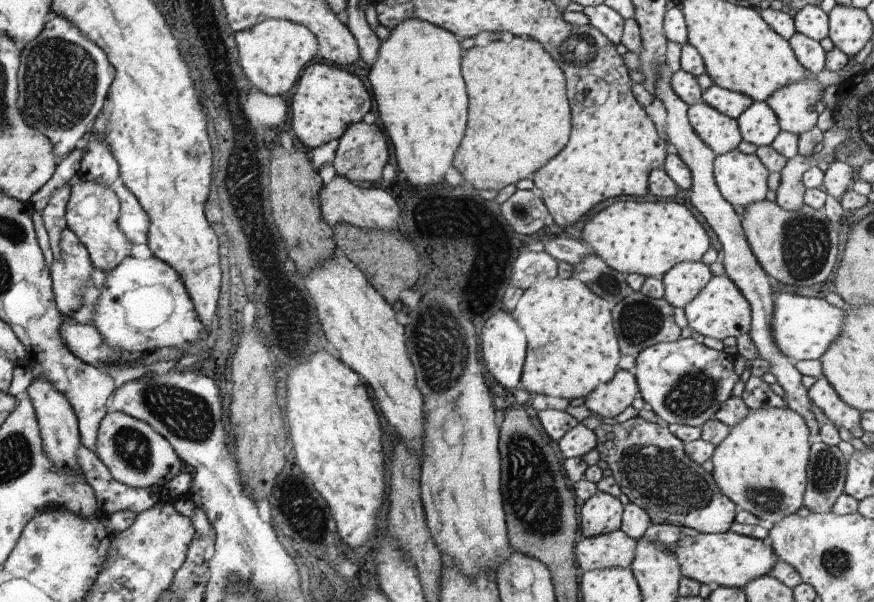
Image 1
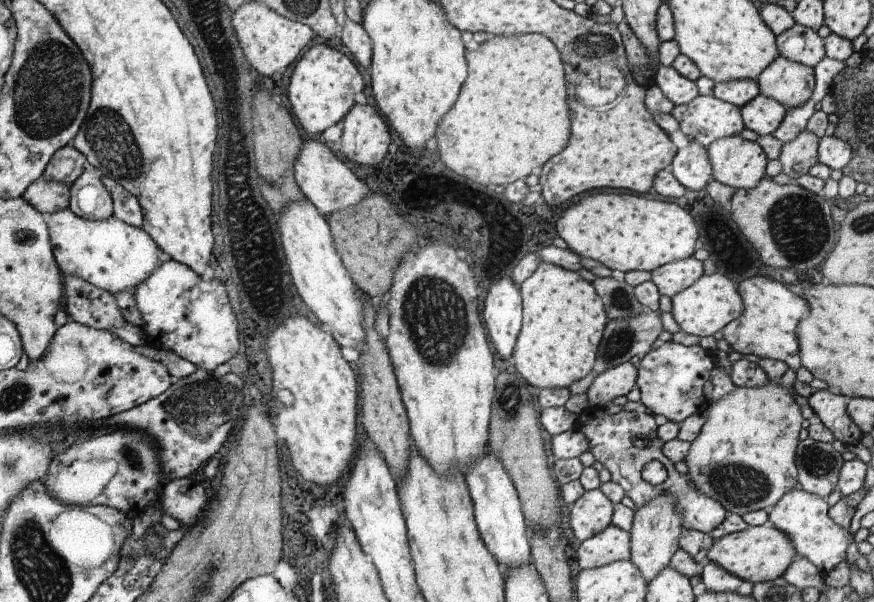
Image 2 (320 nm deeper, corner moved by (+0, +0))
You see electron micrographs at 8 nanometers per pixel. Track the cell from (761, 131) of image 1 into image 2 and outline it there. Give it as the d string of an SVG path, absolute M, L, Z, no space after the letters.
M762 93L740 108L745 128L750 128L759 135L773 134L782 124L787 109L777 100Z

